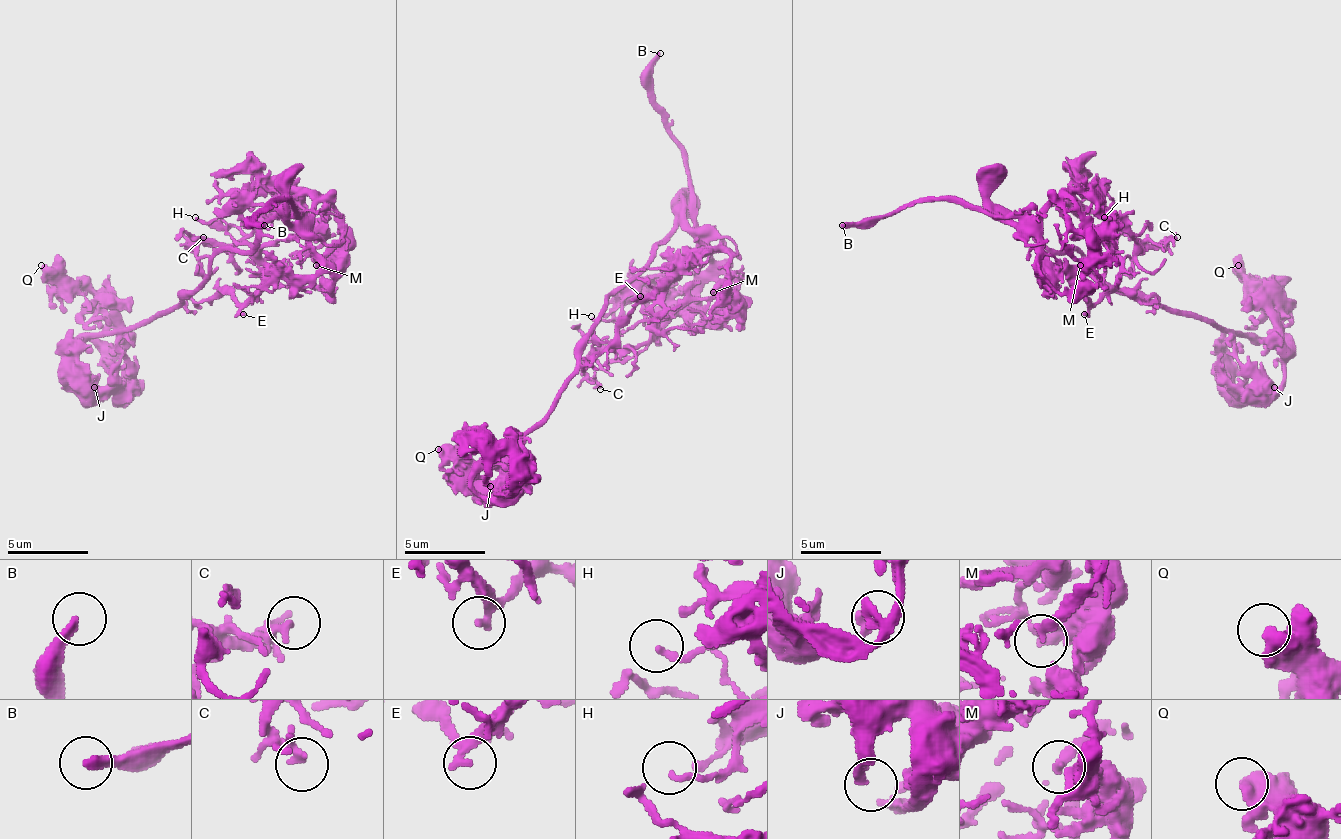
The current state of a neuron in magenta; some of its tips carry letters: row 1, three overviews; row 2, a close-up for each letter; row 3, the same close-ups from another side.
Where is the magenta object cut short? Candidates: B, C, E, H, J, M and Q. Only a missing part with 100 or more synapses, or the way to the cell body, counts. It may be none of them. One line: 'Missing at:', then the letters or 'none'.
Missing at: B

